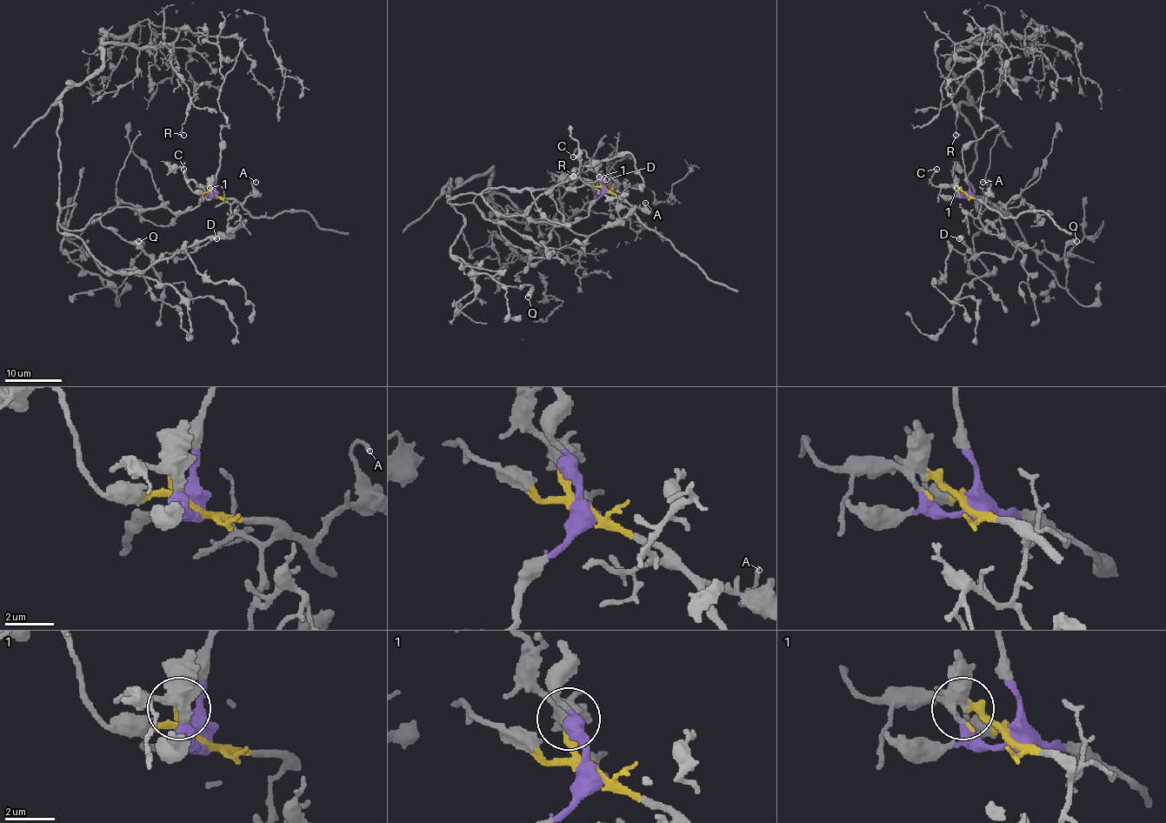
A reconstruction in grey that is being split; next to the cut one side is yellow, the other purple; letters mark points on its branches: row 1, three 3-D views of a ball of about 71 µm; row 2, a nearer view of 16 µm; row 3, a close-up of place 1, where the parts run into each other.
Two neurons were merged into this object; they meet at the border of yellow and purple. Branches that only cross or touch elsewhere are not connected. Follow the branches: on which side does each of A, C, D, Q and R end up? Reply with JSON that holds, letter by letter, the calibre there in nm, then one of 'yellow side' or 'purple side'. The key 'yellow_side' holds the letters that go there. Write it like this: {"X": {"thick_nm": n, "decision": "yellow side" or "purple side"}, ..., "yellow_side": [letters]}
{"A": {"thick_nm": 120, "decision": "yellow side"}, "C": {"thick_nm": 200, "decision": "yellow side"}, "D": {"thick_nm": 600, "decision": "purple side"}, "Q": {"thick_nm": 550, "decision": "purple side"}, "R": {"thick_nm": 70, "decision": "purple side"}, "yellow_side": ["A", "C"]}

